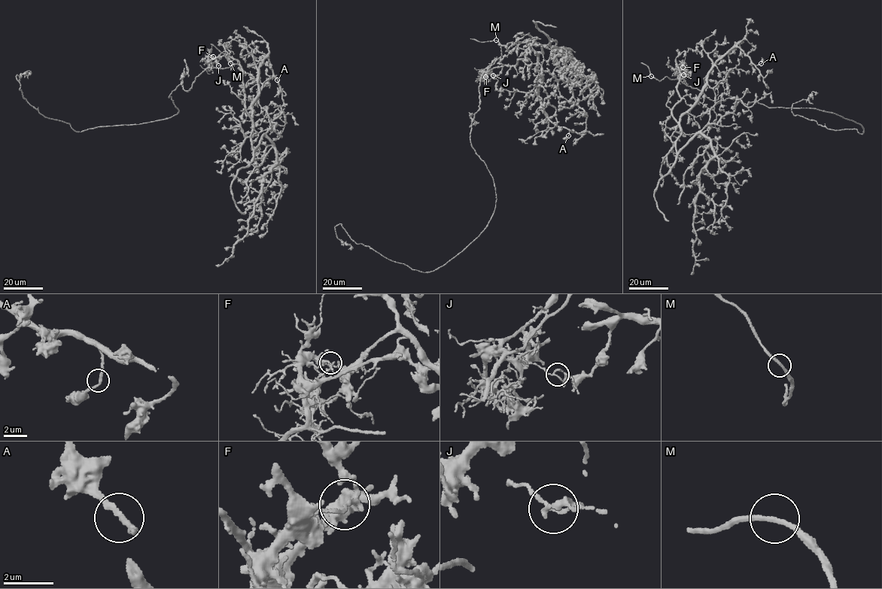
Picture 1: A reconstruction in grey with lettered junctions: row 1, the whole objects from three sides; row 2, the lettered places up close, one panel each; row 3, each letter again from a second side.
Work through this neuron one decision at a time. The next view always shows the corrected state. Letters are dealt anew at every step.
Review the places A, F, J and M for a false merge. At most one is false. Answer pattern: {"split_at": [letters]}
{"split_at": ["F"]}

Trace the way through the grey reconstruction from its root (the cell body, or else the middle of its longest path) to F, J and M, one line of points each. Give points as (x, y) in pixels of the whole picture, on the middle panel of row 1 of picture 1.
F: (480, 103), (479, 86), (484, 71), (481, 73), (483, 77), (486, 77)
J: (480, 103), (479, 86), (482, 76), (484, 71), (493, 75)
M: (480, 103), (479, 86), (482, 76), (501, 56), (500, 44), (496, 40)

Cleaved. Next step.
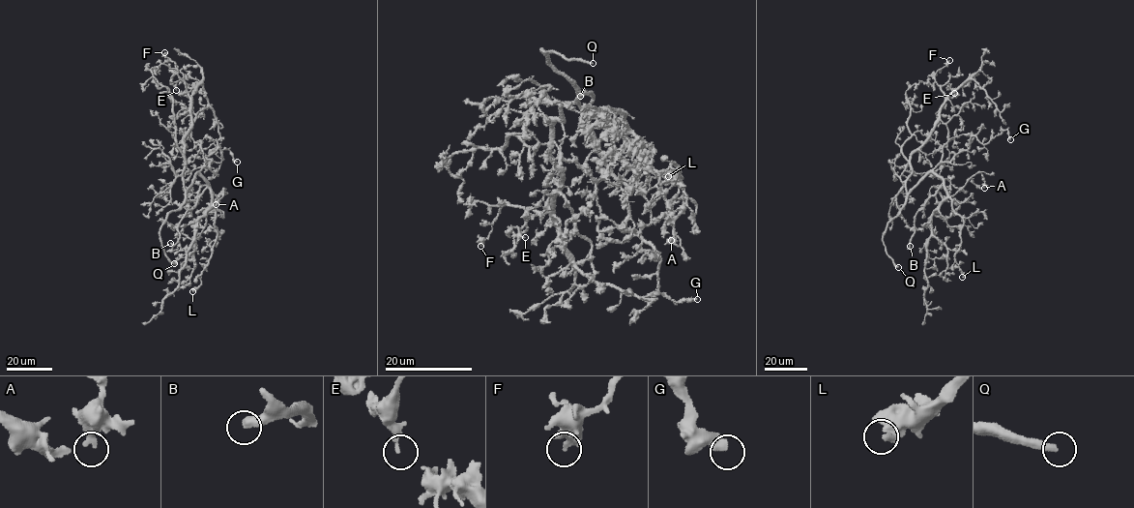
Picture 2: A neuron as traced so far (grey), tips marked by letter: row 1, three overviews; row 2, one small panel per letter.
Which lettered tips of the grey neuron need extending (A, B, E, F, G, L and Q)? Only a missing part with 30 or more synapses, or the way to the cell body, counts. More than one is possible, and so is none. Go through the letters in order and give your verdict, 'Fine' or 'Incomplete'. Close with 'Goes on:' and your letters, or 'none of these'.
A: Fine
B: Fine
E: Fine
F: Fine
G: Fine
L: Fine
Q: Incomplete
Goes on: Q

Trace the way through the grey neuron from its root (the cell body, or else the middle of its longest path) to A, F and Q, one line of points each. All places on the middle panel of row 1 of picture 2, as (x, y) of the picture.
A: (577, 104), (600, 151), (655, 174), (672, 212), (675, 237), (672, 243), (671, 240)
F: (577, 104), (562, 107), (562, 120), (551, 126), (547, 148), (561, 178), (549, 208), (503, 206), (480, 246)
Q: (577, 104), (579, 93), (566, 76), (556, 73), (549, 57), (541, 50), (555, 51), (569, 60), (593, 63)

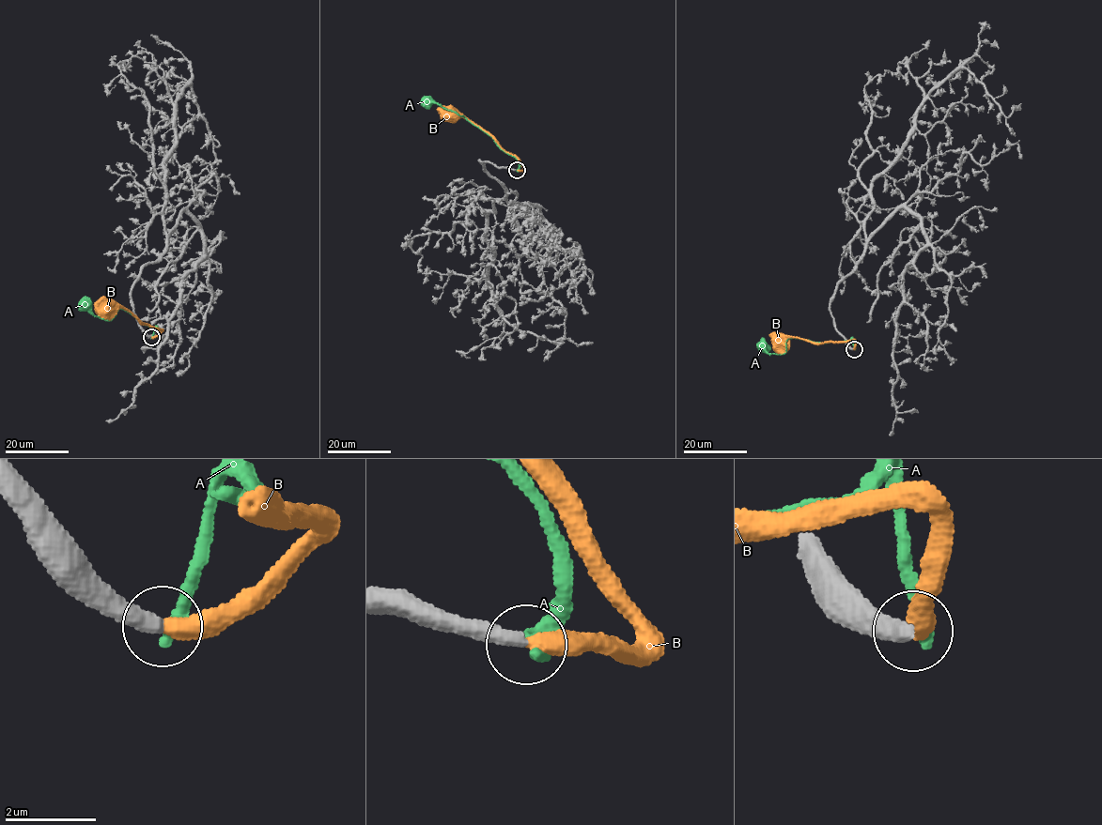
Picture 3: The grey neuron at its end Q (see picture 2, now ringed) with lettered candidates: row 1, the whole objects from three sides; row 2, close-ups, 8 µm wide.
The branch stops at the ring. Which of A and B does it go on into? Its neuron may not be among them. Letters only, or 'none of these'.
B

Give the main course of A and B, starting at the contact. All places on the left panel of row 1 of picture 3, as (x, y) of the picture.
A: (151, 337), (158, 328), (142, 324), (129, 313), (119, 309), (111, 319), (102, 319), (85, 310), (84, 304)
B: (151, 337), (162, 330), (139, 322), (124, 309), (107, 308)

